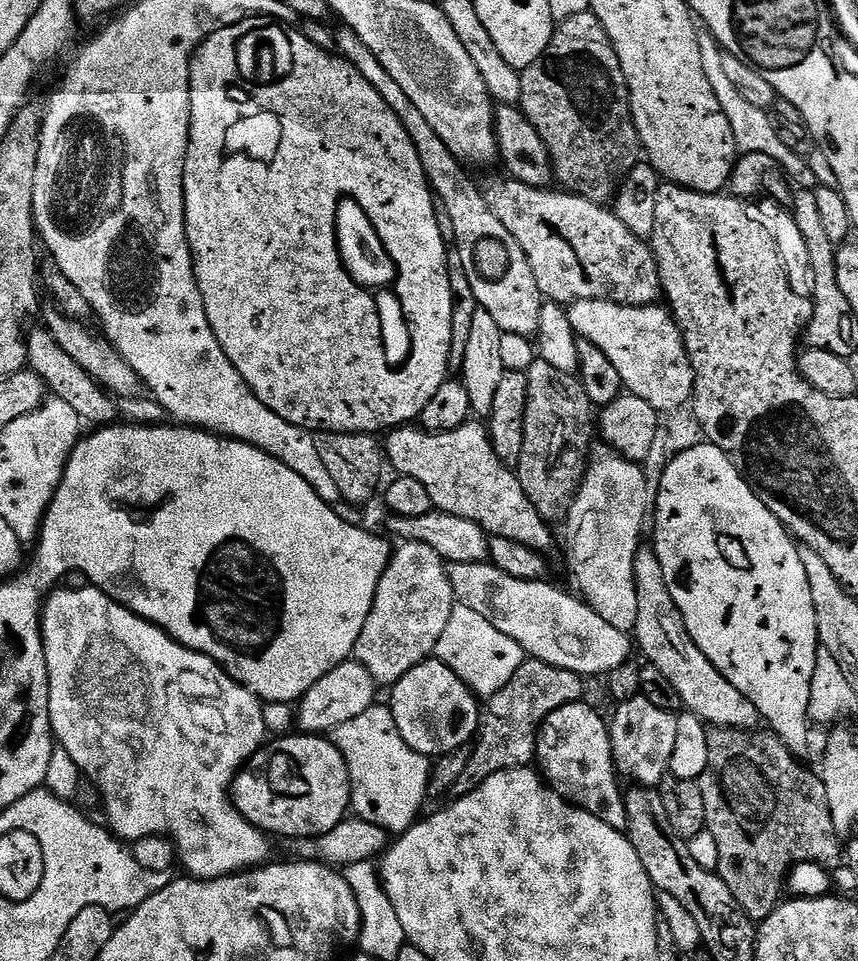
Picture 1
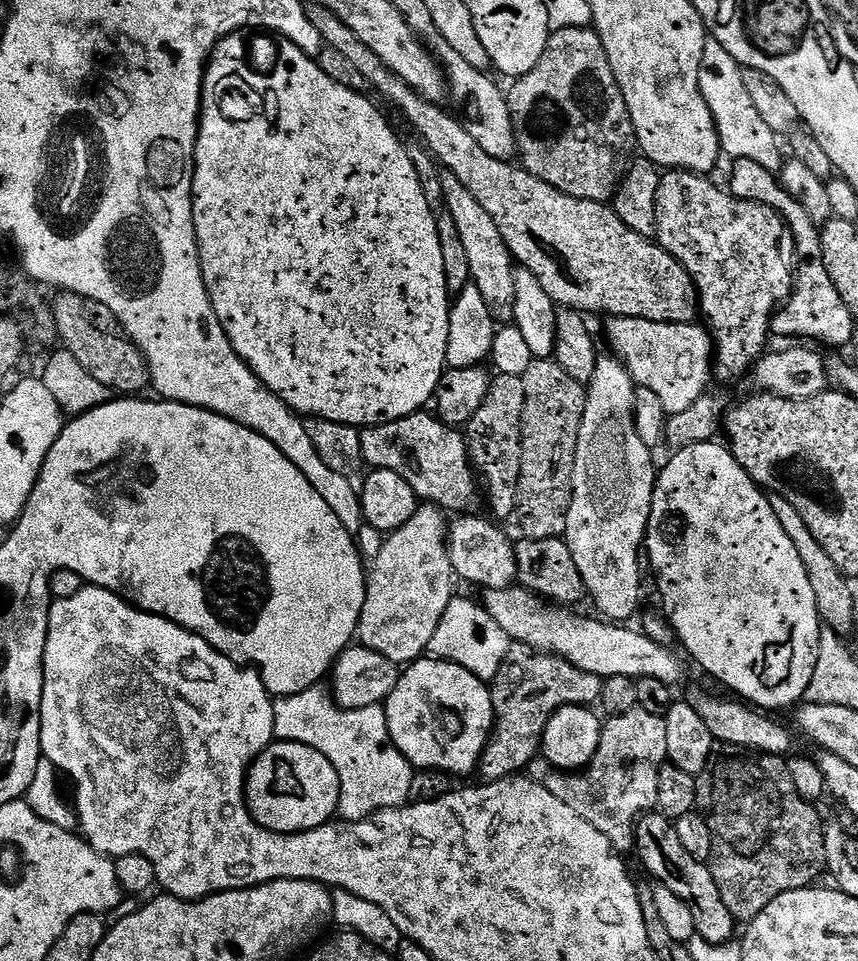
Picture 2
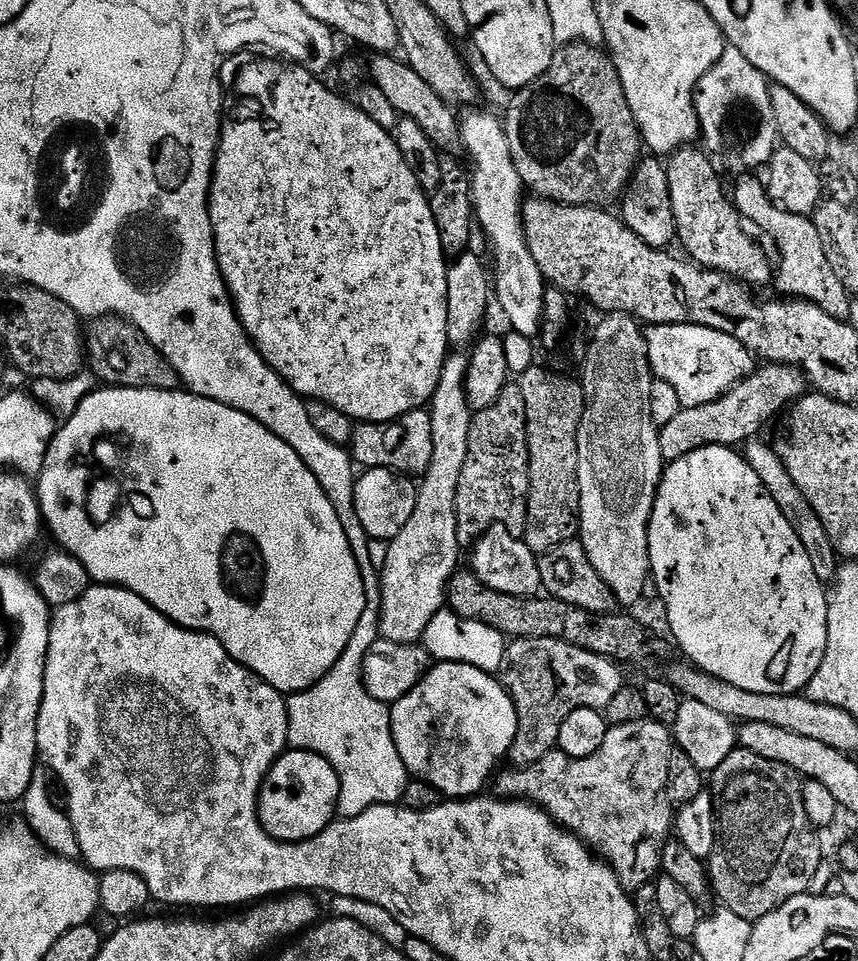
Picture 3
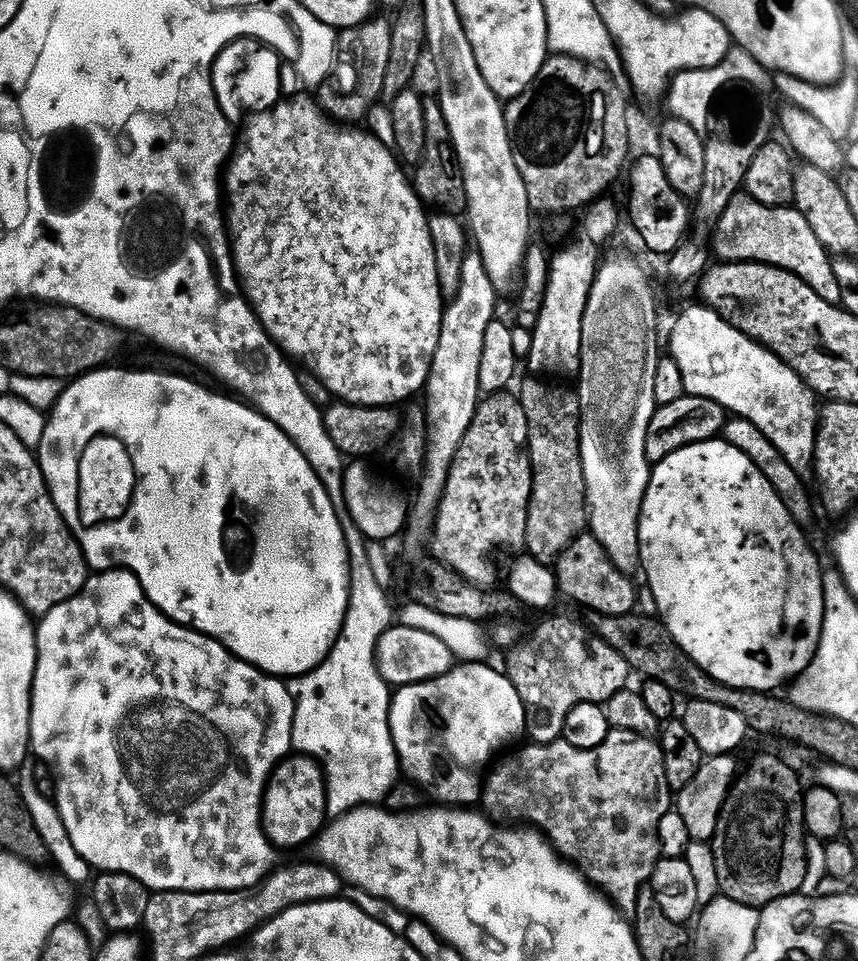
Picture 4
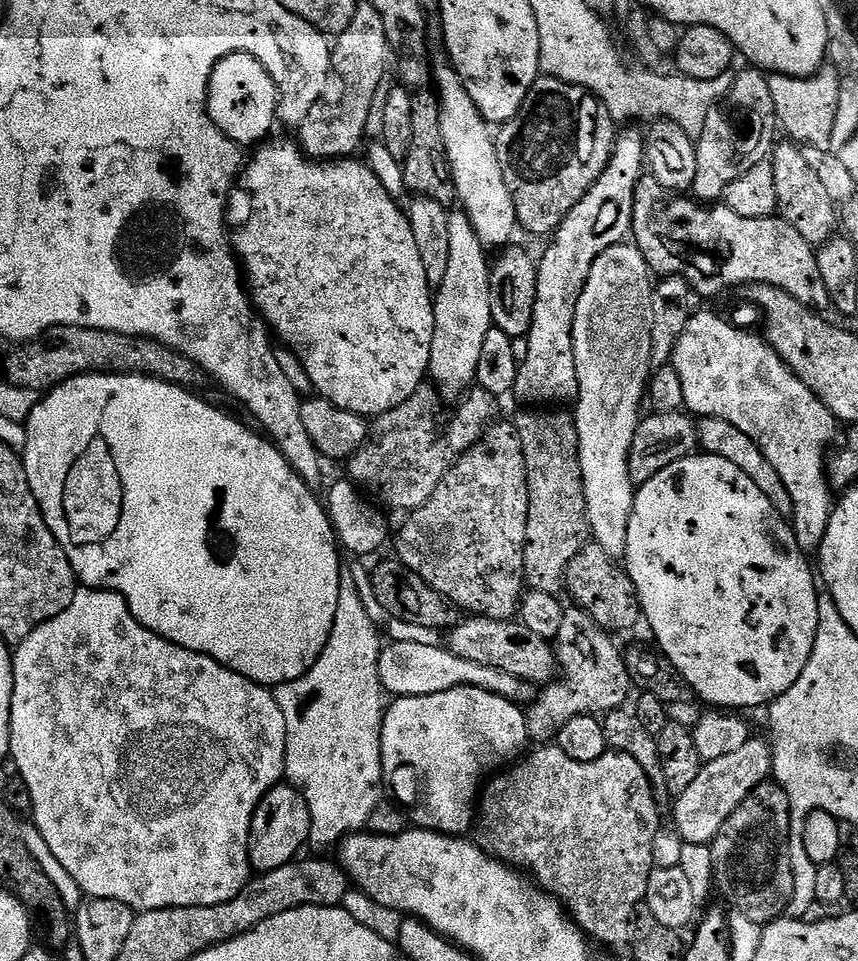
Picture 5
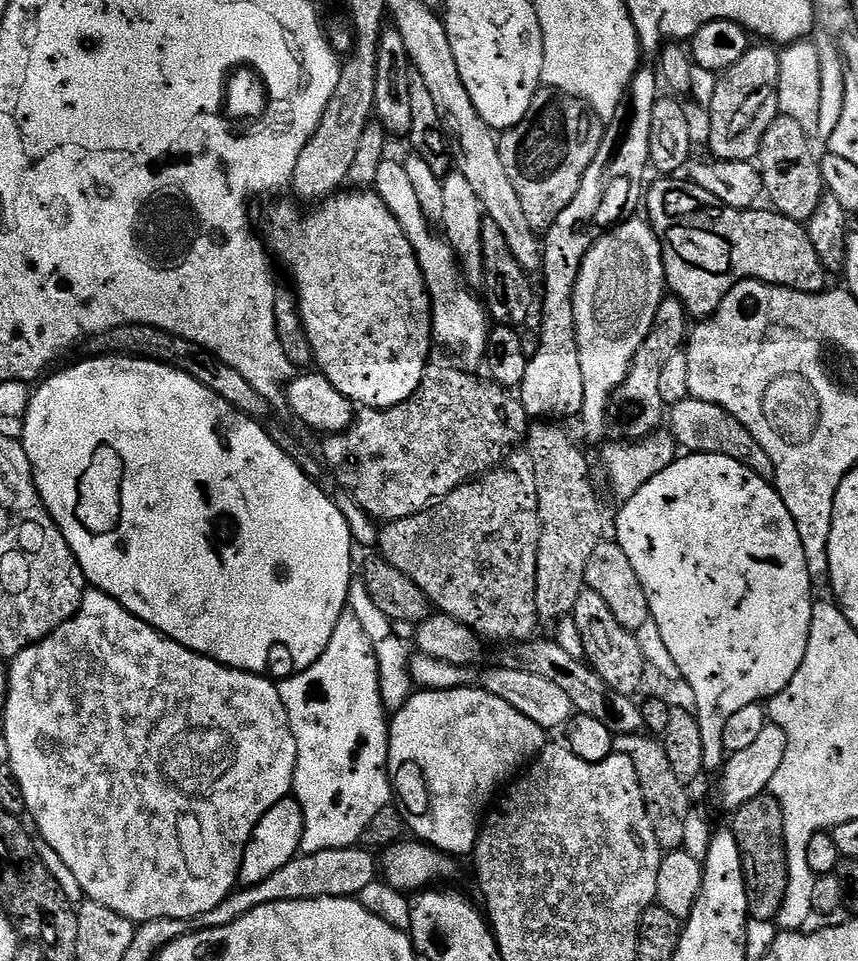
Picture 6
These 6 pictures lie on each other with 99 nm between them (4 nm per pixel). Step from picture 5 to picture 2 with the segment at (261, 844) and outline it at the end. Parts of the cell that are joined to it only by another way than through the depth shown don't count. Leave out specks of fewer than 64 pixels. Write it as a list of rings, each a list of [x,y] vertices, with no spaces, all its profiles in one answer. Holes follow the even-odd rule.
[[[280,740],[269,744],[248,769],[248,809],[263,828],[272,832],[312,834],[337,815],[340,806],[340,773],[330,758],[305,744]]]

